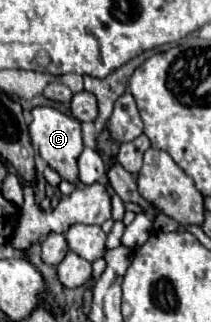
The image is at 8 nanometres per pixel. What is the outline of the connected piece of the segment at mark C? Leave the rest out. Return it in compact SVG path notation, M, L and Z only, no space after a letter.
M37 106L31 110L31 124L29 124L29 136L31 142L37 146L41 158L53 168L57 170L63 178L67 178L69 182L77 182L77 170L75 170L75 158L81 154L83 150L83 140L81 140L81 122L73 116L63 114L57 108L51 106Z

